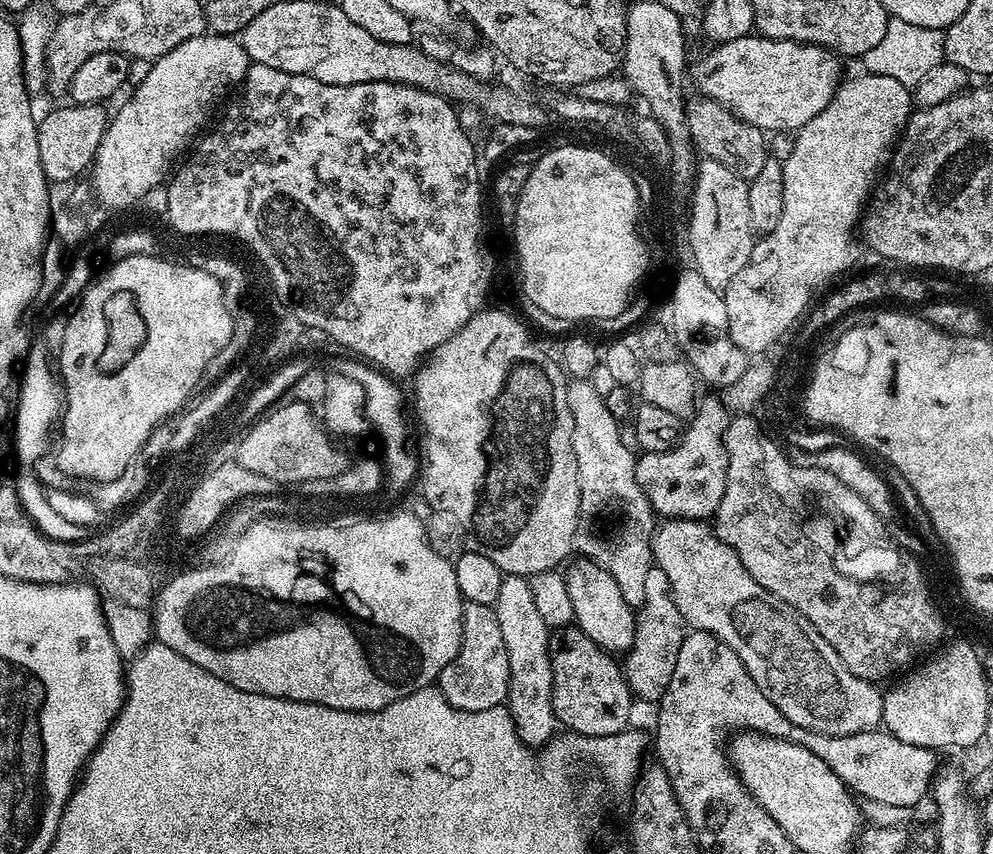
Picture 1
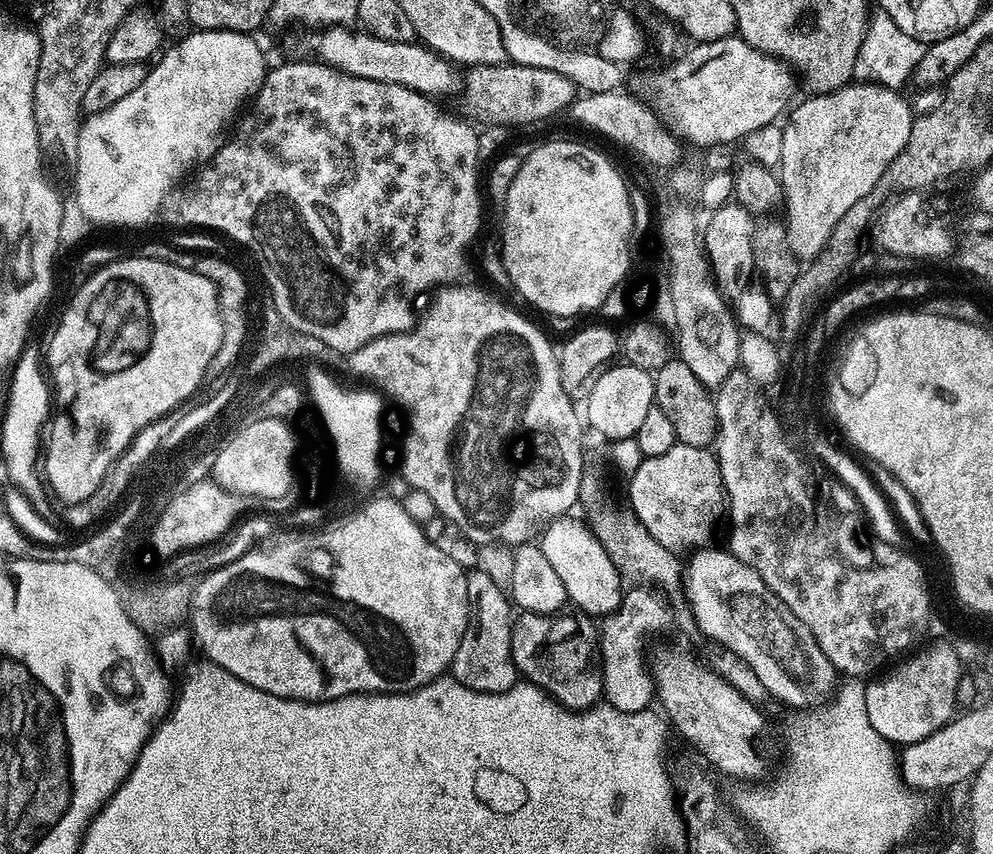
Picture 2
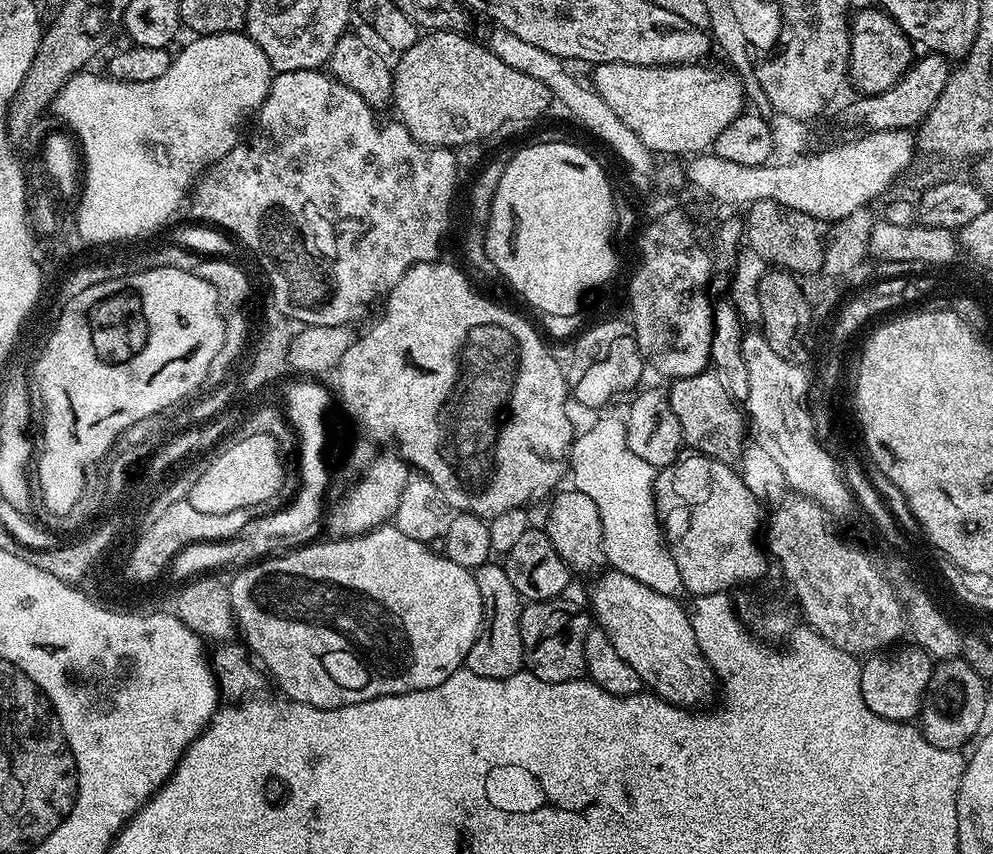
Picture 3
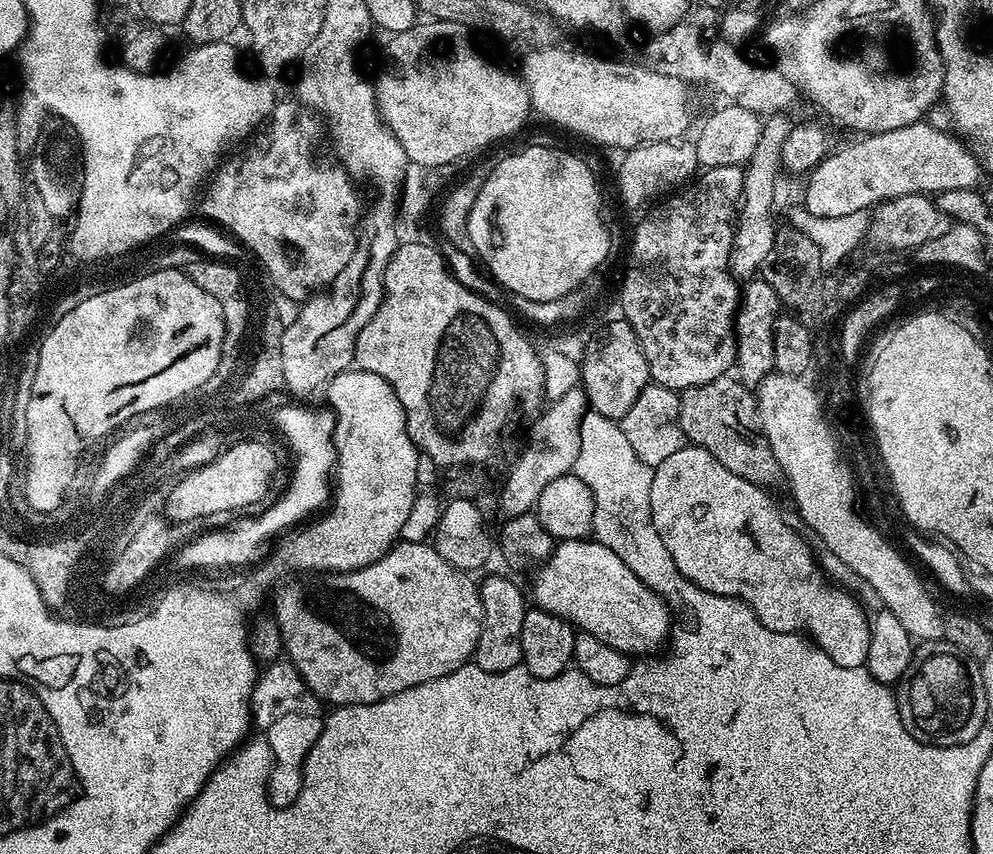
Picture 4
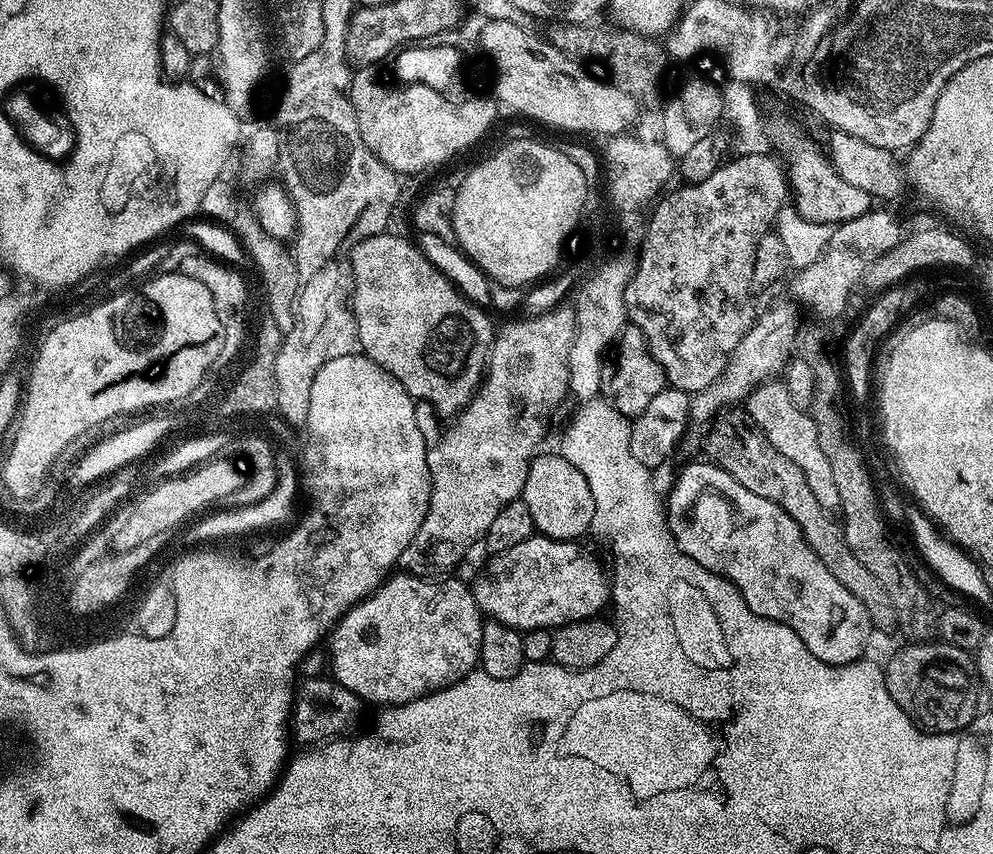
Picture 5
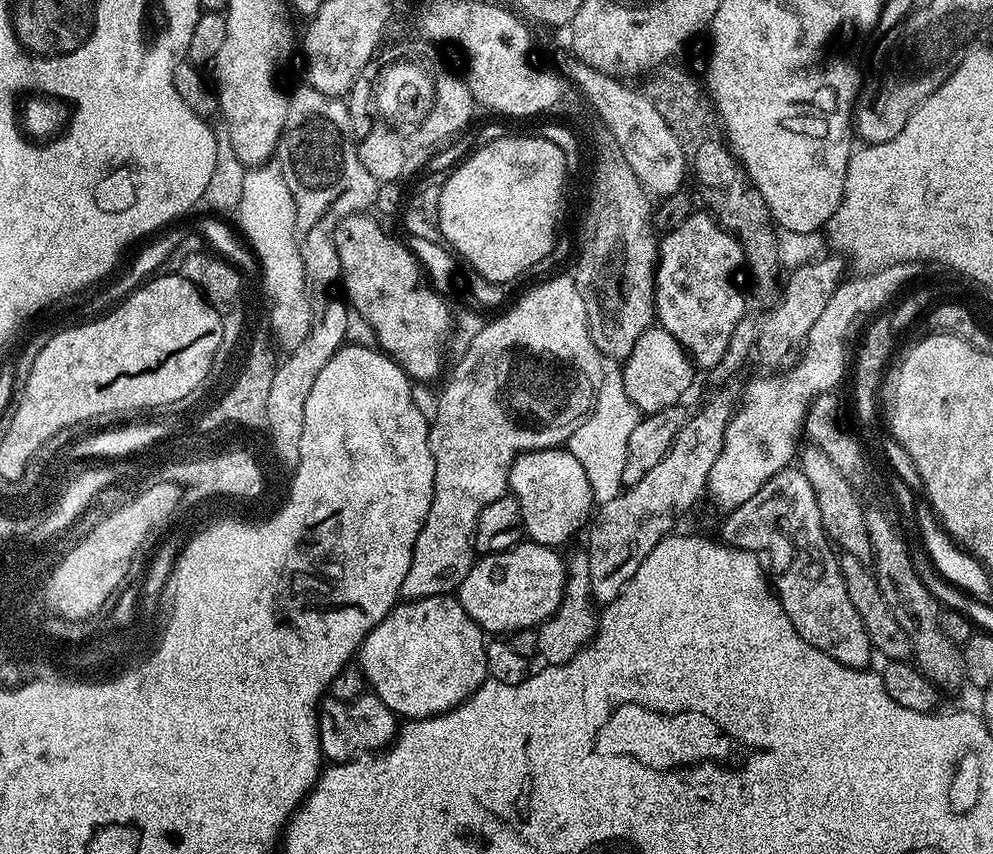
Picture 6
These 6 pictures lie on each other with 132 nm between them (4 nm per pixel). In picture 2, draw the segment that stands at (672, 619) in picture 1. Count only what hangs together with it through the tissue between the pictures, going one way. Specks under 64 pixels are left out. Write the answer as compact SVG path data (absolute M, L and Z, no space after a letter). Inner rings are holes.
M652 590L649 596L629 591L619 610L599 621L600 659L604 665L603 699L613 708L623 712L646 712L653 707L656 681L652 679L650 660L644 657L644 647L648 644L648 636L656 636L672 624L672 608L667 599L669 597L660 590Z

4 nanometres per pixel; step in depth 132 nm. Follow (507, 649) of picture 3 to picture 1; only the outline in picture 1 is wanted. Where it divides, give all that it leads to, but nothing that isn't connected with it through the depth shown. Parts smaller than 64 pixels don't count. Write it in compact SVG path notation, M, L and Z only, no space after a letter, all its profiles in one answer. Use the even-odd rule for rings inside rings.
M467 601L462 618L460 649L456 657L440 671L440 692L446 702L450 702L450 706L457 710L477 712L501 707L507 701L509 686L510 661L493 605Z

